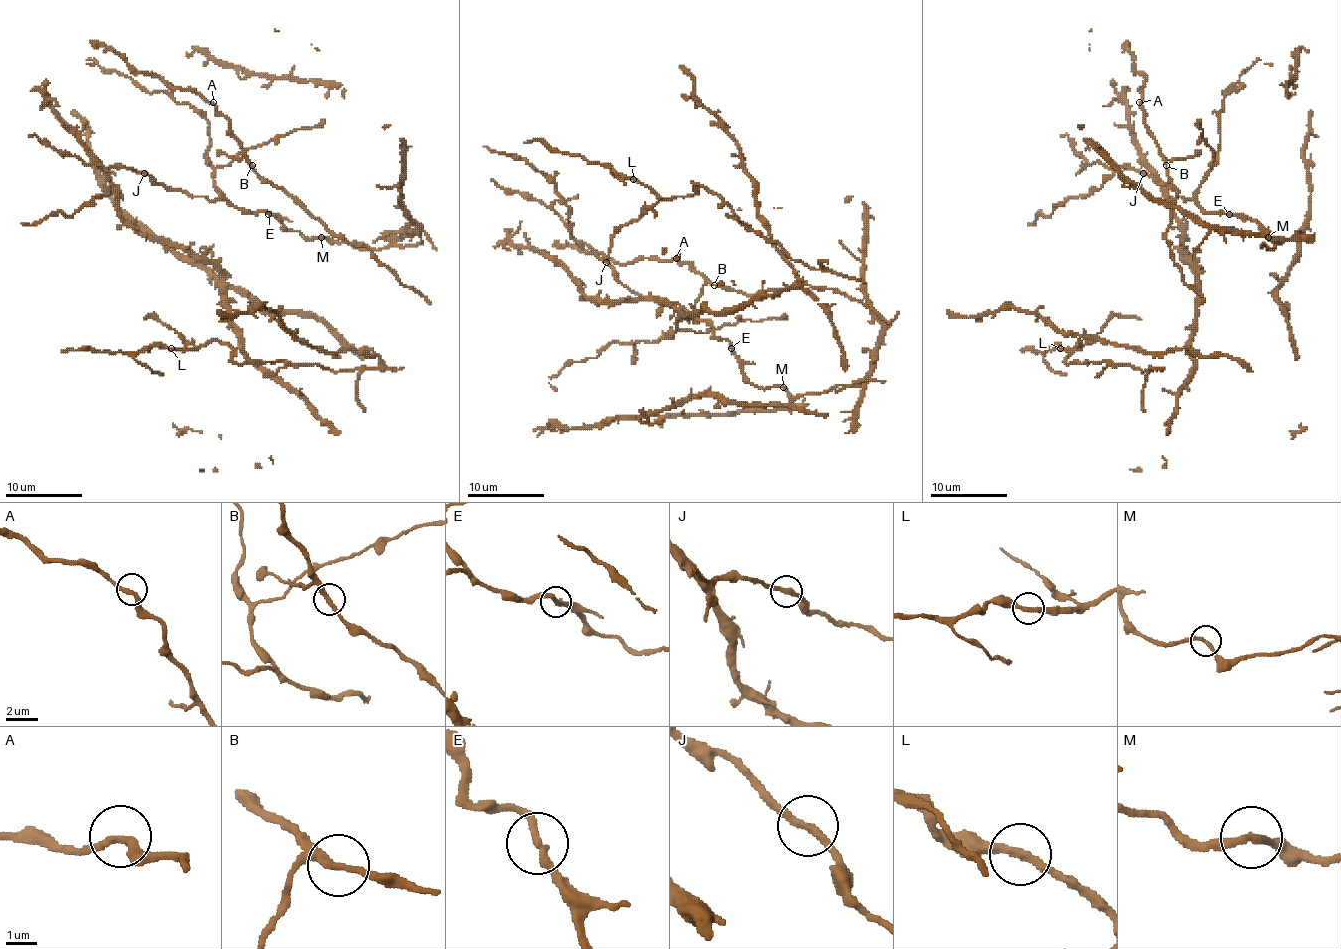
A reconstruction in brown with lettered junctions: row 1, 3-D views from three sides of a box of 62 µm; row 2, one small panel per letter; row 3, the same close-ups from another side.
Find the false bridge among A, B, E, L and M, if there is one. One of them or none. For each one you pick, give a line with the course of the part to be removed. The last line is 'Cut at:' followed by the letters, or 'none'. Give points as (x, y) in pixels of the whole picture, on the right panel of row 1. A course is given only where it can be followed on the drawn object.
Cut at: none

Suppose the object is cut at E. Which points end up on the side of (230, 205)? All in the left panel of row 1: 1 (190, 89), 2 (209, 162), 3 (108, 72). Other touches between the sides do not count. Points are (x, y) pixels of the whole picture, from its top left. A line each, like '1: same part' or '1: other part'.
1: other part
2: same part
3: same part

